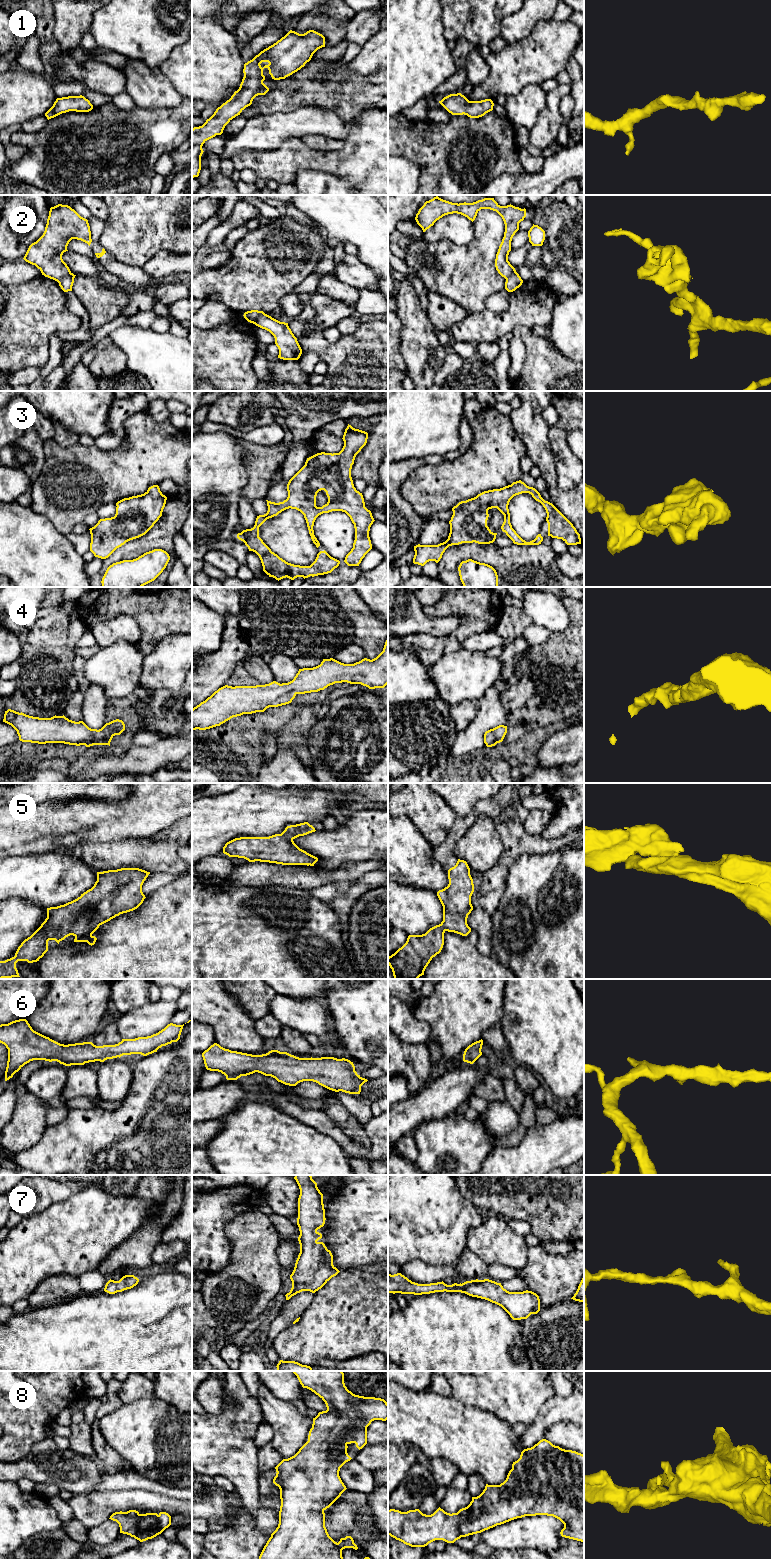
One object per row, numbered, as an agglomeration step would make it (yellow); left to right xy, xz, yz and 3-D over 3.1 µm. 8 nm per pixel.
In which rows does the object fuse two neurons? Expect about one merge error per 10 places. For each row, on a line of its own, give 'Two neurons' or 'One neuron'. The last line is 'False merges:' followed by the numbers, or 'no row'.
1: One neuron
2: Two neurons
3: One neuron
4: One neuron
5: One neuron
6: One neuron
7: One neuron
8: One neuron
False merges: 2

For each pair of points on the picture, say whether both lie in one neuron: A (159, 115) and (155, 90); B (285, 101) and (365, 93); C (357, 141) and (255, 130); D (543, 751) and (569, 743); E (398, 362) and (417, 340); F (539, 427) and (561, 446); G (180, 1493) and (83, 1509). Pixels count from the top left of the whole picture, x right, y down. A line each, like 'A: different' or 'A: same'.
A: different
B: same
C: different
D: same
E: different
F: different
G: different

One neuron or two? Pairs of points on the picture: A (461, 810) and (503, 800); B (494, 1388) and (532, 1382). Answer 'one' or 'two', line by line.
A: two
B: one

